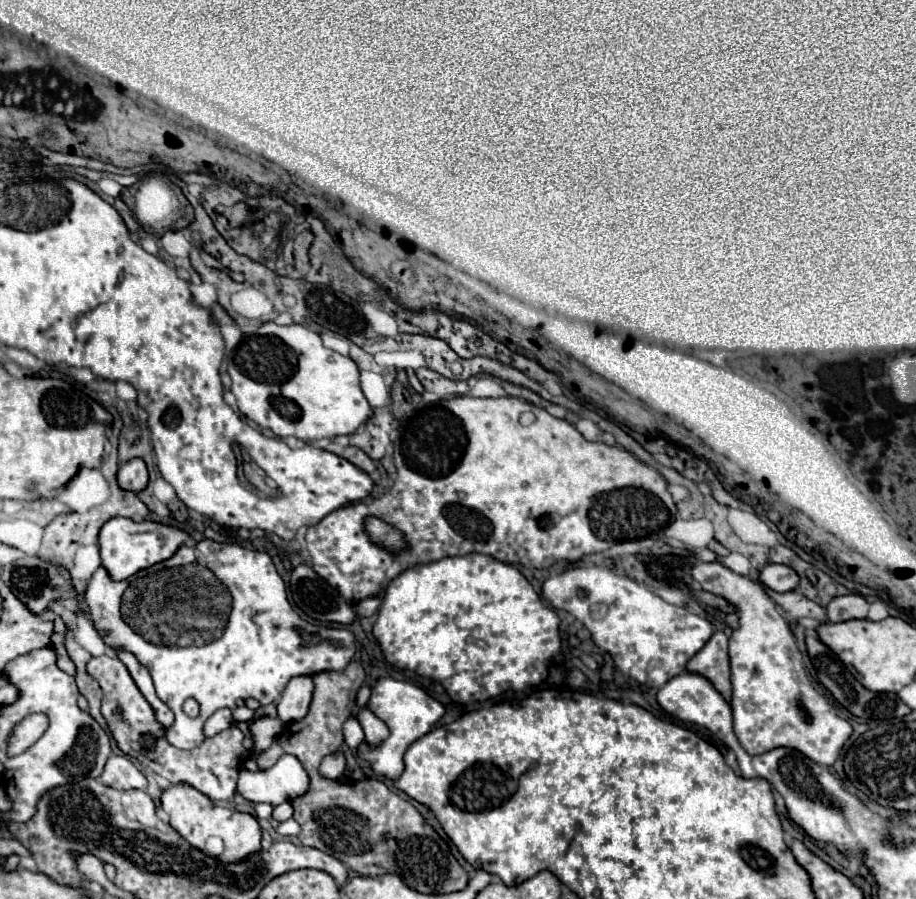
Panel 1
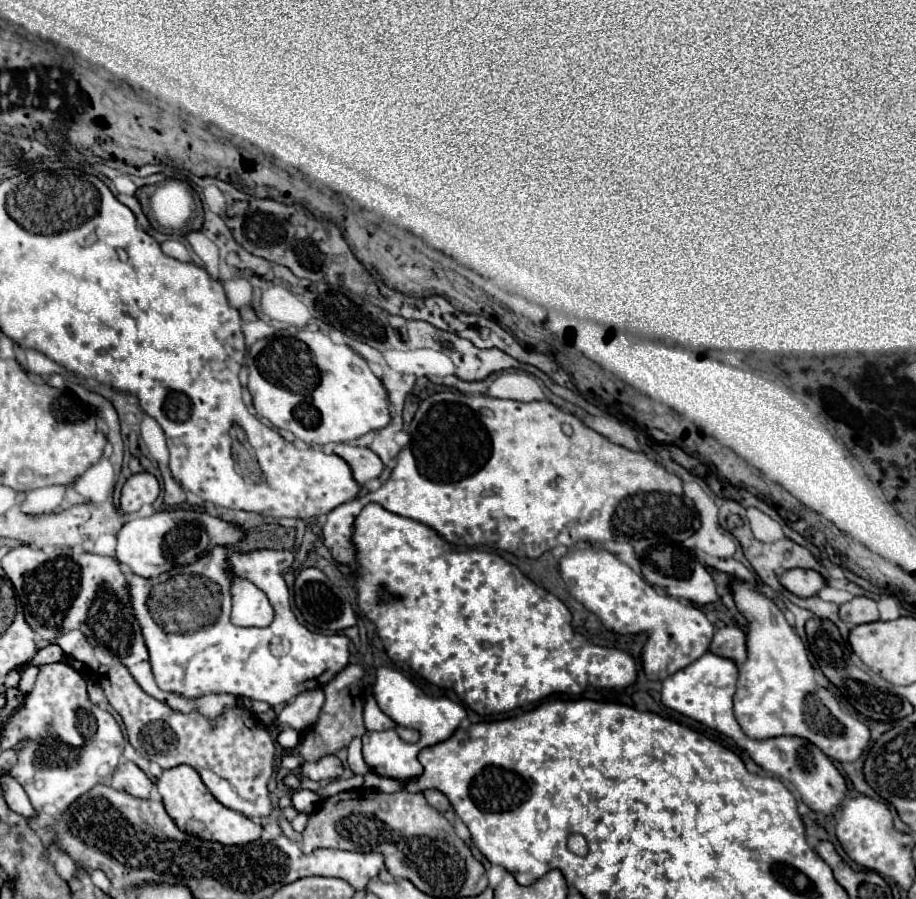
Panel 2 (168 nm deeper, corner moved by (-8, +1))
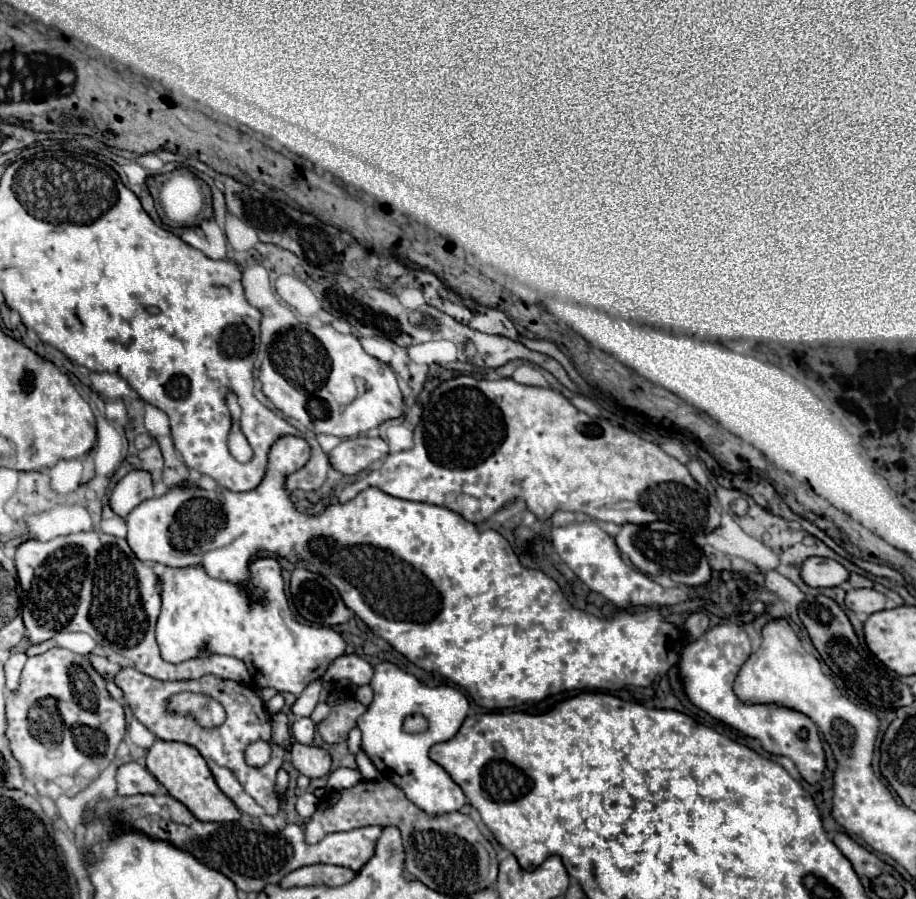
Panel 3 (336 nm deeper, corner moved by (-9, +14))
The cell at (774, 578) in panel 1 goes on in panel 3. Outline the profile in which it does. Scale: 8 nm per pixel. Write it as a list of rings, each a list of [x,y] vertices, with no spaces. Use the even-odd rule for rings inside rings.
[[[814,556],[802,562],[800,576],[808,586],[822,588],[822,586],[838,586],[844,580],[848,580],[848,570],[842,564],[838,564],[836,560]]]

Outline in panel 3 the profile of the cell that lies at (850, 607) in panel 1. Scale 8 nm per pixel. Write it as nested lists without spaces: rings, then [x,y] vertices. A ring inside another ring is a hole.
[[[866,588],[848,590],[844,602],[846,602],[848,610],[852,610],[856,614],[868,616],[868,614],[884,610],[884,594],[880,594],[876,590],[866,590]]]

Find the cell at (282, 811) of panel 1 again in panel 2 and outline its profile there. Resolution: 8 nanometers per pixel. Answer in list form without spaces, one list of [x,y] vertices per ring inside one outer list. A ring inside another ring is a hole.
[[[297,791],[291,795],[291,799],[293,799],[293,807],[301,813],[307,813],[307,815],[313,813],[321,803],[317,793],[313,793],[313,791]]]

